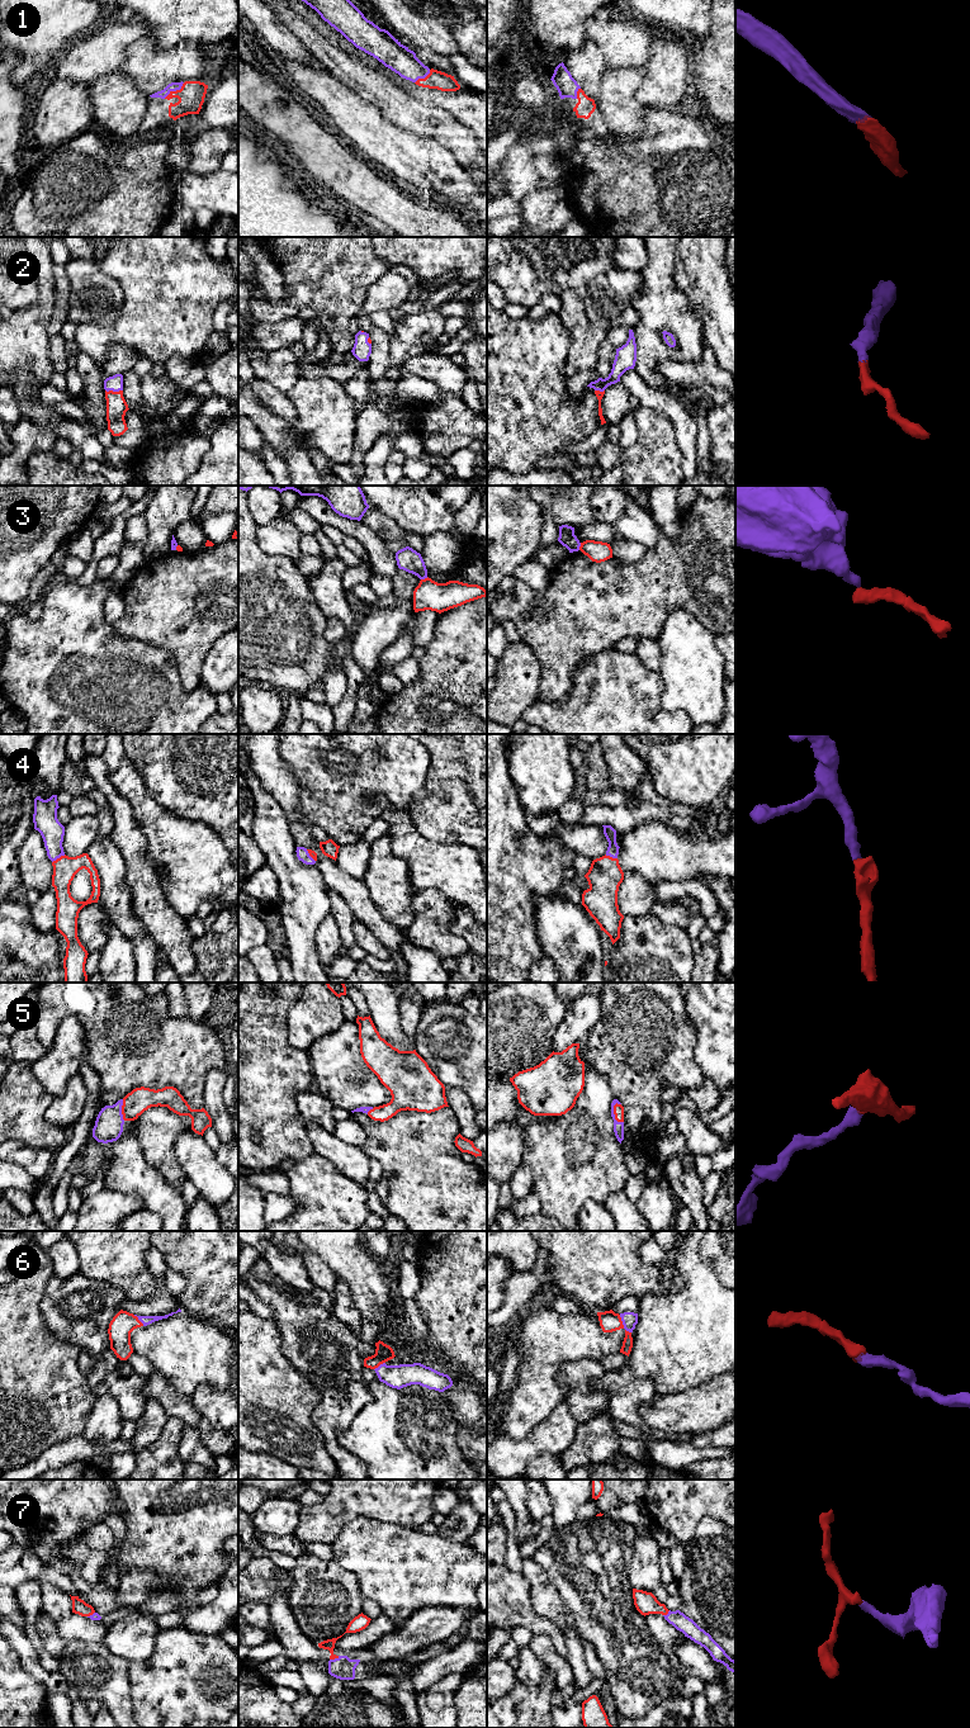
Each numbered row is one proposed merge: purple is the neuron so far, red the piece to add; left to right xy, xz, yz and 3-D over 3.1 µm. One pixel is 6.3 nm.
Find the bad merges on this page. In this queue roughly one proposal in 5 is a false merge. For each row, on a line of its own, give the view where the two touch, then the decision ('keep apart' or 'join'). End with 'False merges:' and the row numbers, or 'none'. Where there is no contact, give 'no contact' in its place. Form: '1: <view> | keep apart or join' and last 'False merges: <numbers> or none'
1: xy | join
2: xy | join
3: yz | keep apart
4: xy | join
5: yz | join
6: yz | join
7: xz | join
False merges: 3

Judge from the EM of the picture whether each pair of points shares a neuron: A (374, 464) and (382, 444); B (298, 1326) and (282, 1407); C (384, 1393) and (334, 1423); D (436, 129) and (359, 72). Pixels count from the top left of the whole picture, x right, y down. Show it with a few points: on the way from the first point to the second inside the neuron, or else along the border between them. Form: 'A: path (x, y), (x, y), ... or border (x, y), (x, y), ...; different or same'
A: path (374, 459), (382, 449); same
B: border (280, 1334), (283, 1355), (312, 1382); different
C: border (368, 1383), (372, 1400), (362, 1409), (351, 1424); different
D: path (417, 117), (397, 107), (378, 89); same

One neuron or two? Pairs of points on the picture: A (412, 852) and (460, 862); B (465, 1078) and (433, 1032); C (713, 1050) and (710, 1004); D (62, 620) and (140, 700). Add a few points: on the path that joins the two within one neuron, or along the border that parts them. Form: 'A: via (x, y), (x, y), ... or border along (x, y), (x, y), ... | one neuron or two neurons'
A: via (424, 857), (429, 862), (449, 862) | one neuron
B: via (465, 1066), (444, 1044) | one neuron
C: via (713, 1038), (713, 1016) | one neuron
D: via (80, 640), (119, 680) | one neuron

